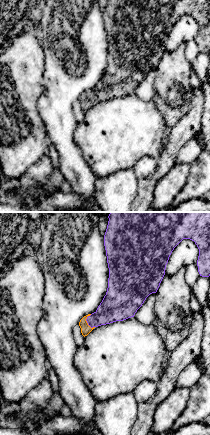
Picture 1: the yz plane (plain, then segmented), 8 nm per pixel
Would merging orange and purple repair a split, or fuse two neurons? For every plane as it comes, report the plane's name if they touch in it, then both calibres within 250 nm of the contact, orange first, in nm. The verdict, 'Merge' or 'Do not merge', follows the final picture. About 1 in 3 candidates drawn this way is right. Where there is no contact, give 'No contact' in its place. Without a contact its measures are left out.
Touches orange in yz. Thickness 80 nm (orange) against 220 nm

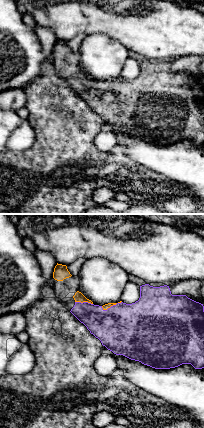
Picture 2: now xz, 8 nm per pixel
Touches orange in xz. Thickness 80 nm (orange) against 240 nm

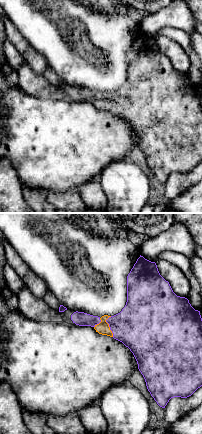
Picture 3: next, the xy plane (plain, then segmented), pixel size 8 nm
Touches orange in xy. Thickness 100 nm (orange) against 380 nm

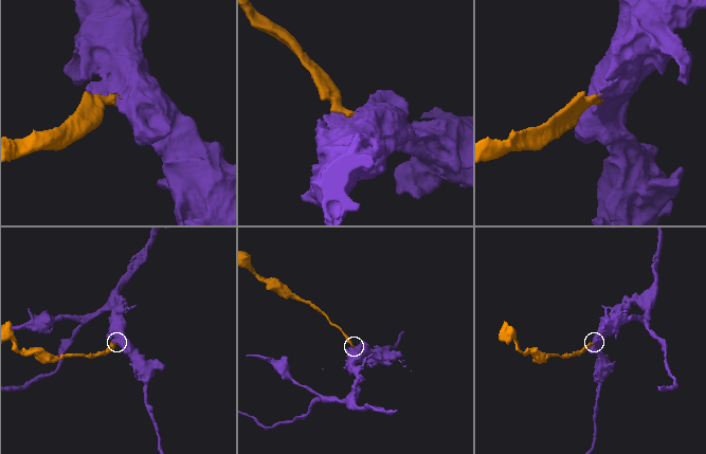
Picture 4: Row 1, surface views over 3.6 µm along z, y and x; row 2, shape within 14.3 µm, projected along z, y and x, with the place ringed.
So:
Merge

